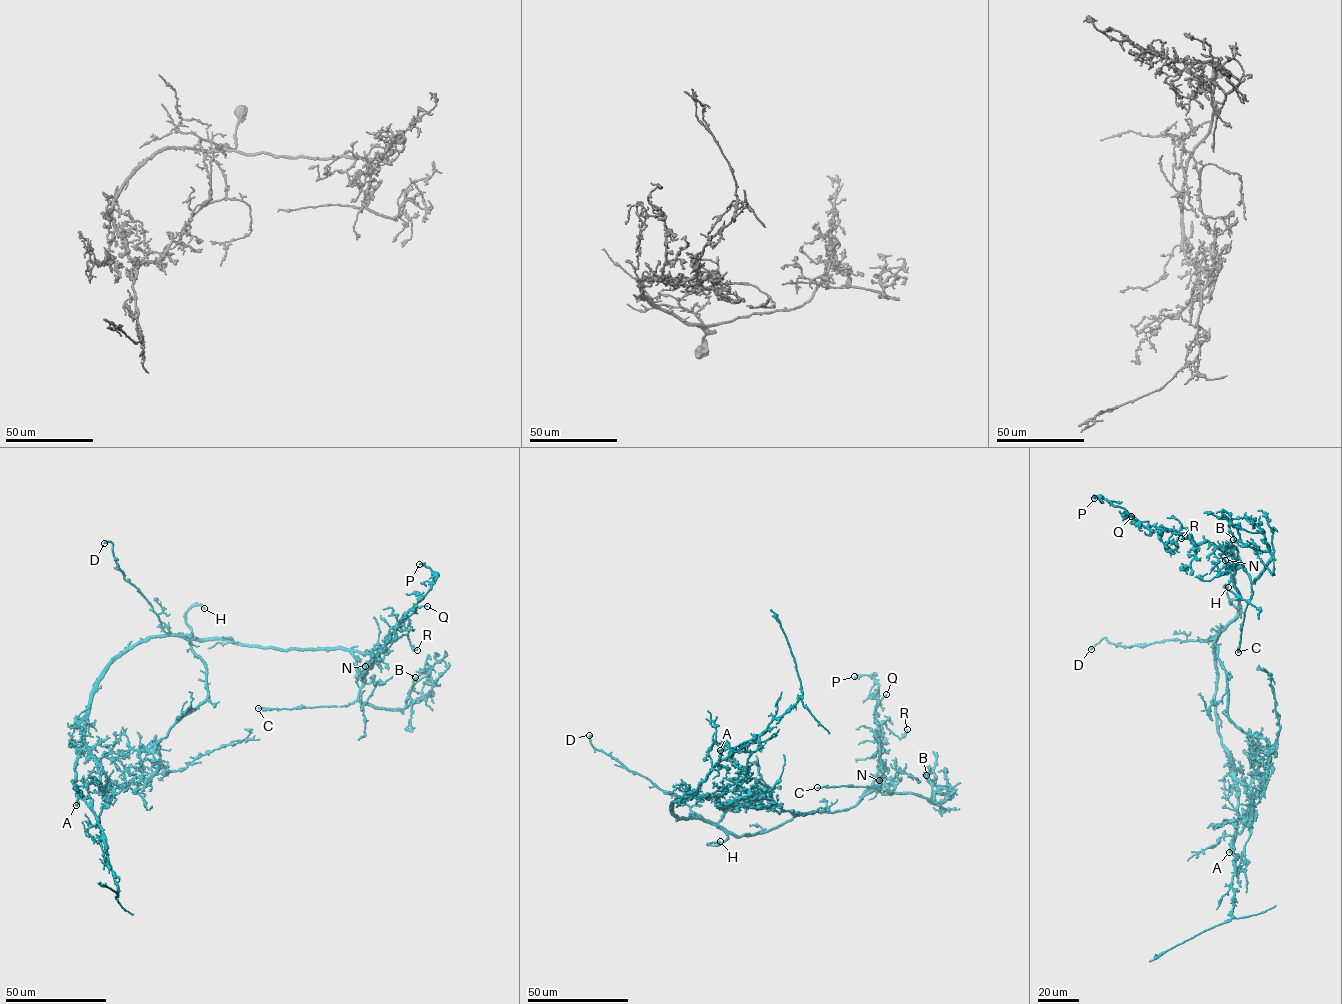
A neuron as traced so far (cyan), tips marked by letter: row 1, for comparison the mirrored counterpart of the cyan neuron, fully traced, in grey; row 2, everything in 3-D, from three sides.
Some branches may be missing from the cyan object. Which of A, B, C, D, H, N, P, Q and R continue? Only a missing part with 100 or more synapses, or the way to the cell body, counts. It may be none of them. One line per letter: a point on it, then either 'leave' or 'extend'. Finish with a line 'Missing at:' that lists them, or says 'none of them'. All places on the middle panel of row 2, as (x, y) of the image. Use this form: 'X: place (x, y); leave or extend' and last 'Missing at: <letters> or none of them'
A: place (720, 750); extend
B: place (926, 775); leave
C: place (817, 787); leave
D: place (589, 735); extend
H: place (720, 841); extend
N: place (879, 780); leave
P: place (854, 676); leave
Q: place (886, 694); leave
R: place (907, 729); leave
Missing at: A, D, H

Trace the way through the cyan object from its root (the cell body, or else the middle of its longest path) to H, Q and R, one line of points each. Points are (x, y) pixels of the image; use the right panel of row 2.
H: (1216, 659), (1215, 641), (1237, 616), (1237, 608), (1227, 595), (1228, 587)
Q: (1216, 659), (1215, 641), (1240, 612), (1234, 576), (1238, 550), (1191, 543), (1172, 530), (1143, 527), (1131, 516)
R: (1216, 659), (1215, 641), (1240, 612), (1238, 550), (1181, 534), (1177, 548), (1167, 546), (1173, 533), (1181, 538)

